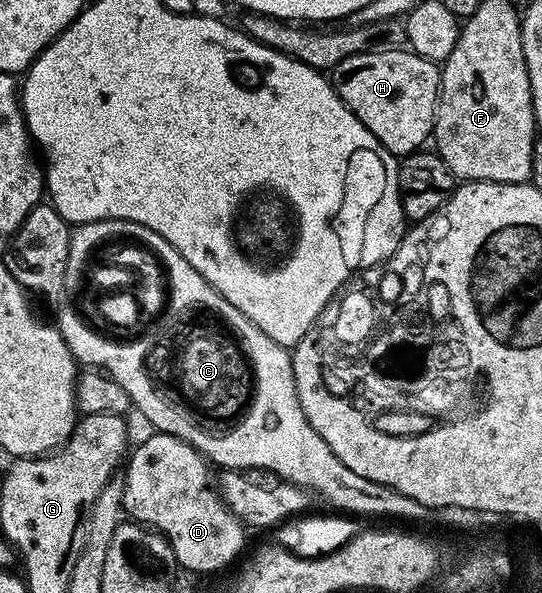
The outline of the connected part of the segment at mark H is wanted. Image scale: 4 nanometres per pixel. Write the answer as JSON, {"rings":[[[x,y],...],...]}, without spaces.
{"rings":[[[368,49],[359,55],[350,55],[338,65],[330,68],[331,85],[339,95],[339,100],[355,114],[357,121],[377,137],[379,146],[388,155],[402,157],[420,150],[423,143],[432,138],[435,130],[435,107],[439,104],[440,68],[410,49],[389,51],[386,49]]]}

